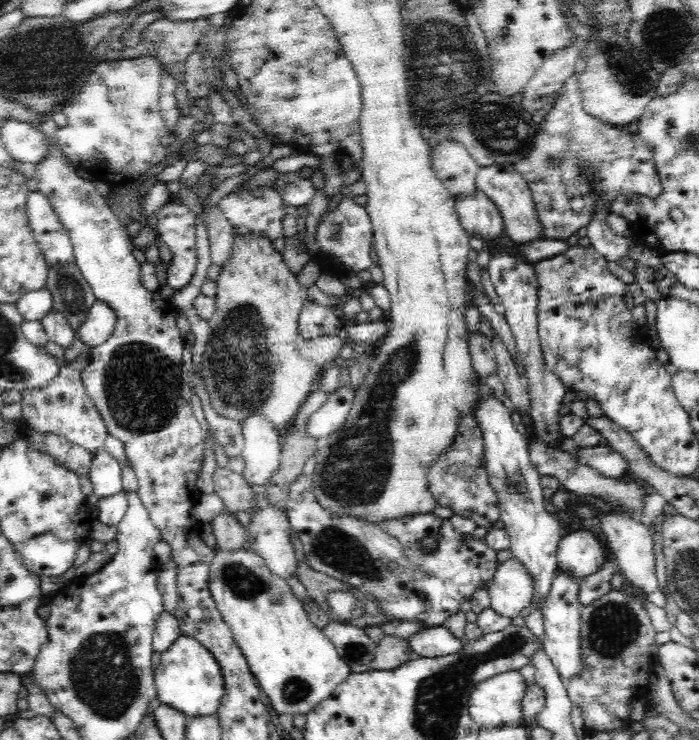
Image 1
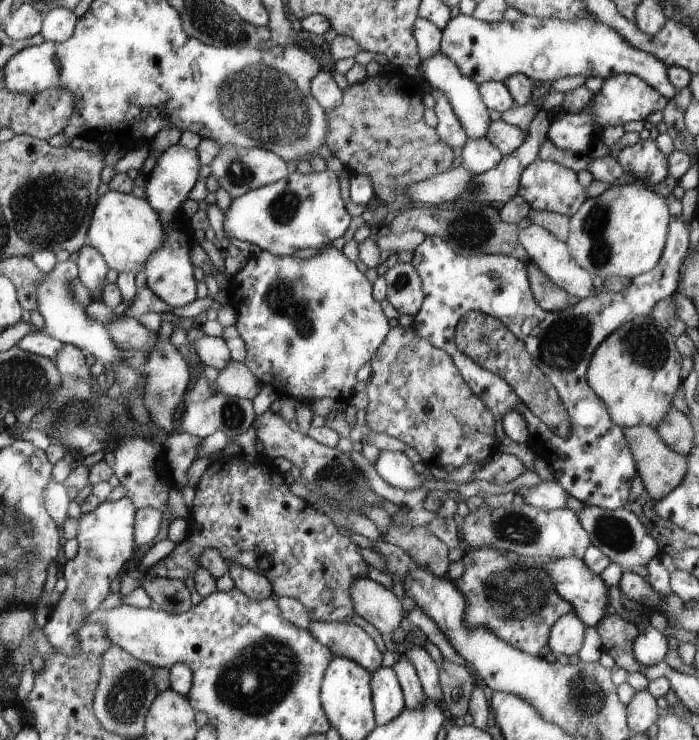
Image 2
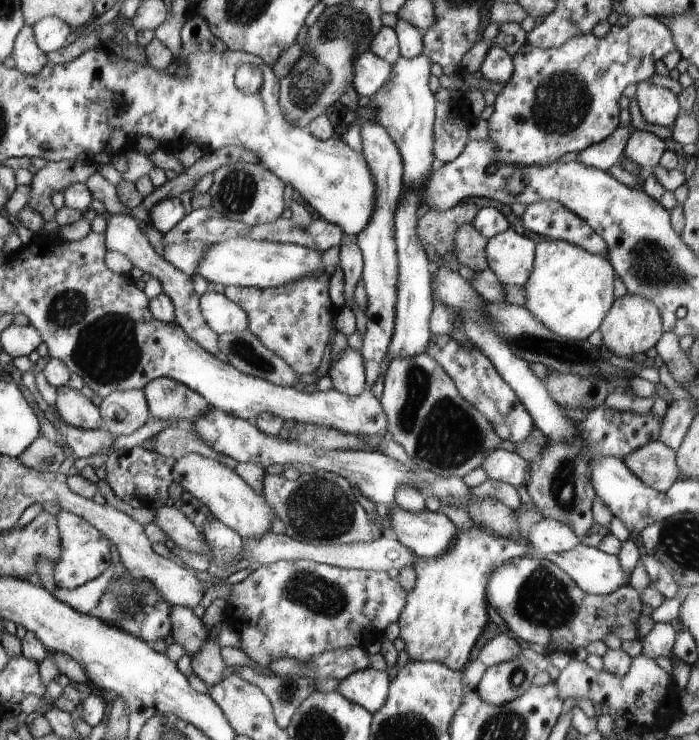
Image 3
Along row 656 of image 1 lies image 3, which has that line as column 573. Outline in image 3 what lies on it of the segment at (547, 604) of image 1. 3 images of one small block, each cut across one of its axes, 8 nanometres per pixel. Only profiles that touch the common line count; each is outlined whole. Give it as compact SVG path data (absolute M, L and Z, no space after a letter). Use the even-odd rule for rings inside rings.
M581 542L574 549L552 553L545 558L571 575L580 590L591 595L609 595L629 582L619 555L605 553Z

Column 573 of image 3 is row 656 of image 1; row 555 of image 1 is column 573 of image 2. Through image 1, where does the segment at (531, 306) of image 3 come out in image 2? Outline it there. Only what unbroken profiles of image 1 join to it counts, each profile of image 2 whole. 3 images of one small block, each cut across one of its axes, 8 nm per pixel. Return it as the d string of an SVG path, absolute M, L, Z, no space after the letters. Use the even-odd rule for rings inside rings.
M639 181L635 184L616 184L596 197L588 197L570 216L570 234L565 243L578 266L587 270L590 276L633 279L659 264L671 221L668 200L653 192L648 184Z

